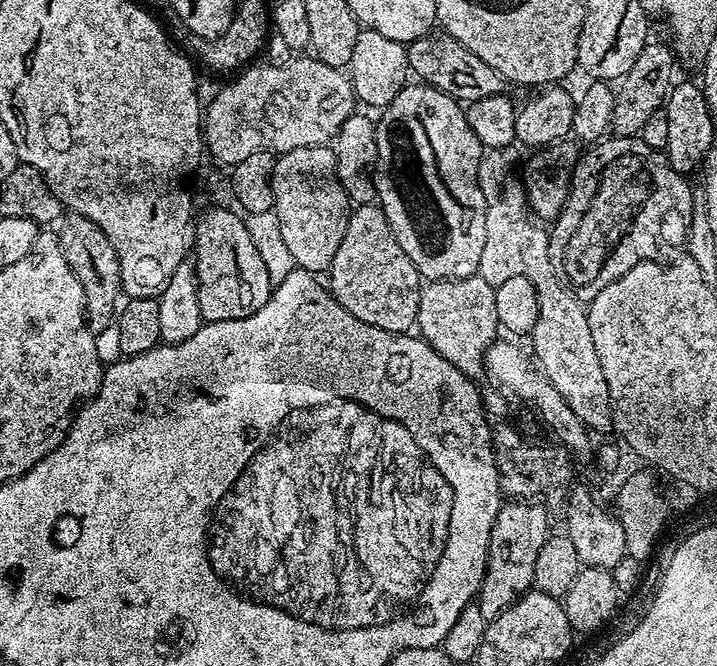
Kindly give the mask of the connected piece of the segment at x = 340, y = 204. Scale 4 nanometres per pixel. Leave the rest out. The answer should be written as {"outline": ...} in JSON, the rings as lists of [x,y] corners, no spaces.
{"outline":[[[323,144],[302,146],[276,156],[274,166],[274,198],[276,199],[275,214],[280,223],[282,238],[294,254],[297,268],[304,268],[313,274],[327,273],[334,262],[334,254],[338,254],[338,246],[342,246],[342,234],[346,230],[350,201],[342,190],[340,180],[336,177],[336,153],[331,147]]]}

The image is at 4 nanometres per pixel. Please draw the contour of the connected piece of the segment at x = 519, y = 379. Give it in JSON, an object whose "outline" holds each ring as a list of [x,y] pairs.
{"outline":[[[497,339],[495,343],[491,344],[485,357],[487,375],[492,375],[501,384],[499,387],[507,390],[513,397],[516,395],[520,399],[532,403],[540,411],[540,416],[544,419],[545,424],[556,431],[556,436],[560,439],[557,441],[567,448],[569,453],[575,454],[577,457],[580,455],[584,460],[592,460],[594,444],[592,446],[591,438],[593,439],[593,437],[588,428],[579,420],[578,415],[570,410],[570,406],[566,404],[562,395],[558,394],[558,390],[554,388],[543,372],[538,370],[537,365],[530,359],[529,353],[525,352],[508,340]]]}

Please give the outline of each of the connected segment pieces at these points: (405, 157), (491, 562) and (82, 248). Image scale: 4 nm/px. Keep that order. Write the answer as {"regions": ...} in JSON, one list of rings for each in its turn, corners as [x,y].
{"regions":[[[[412,82],[404,87],[379,113],[378,123],[376,125],[376,141],[378,142],[378,158],[376,159],[376,200],[380,209],[386,214],[390,222],[390,230],[402,246],[402,250],[414,262],[414,266],[419,270],[421,277],[425,281],[436,280],[456,280],[464,279],[467,276],[475,276],[479,270],[479,263],[482,259],[482,248],[486,239],[486,200],[483,197],[482,190],[479,188],[478,172],[479,162],[482,155],[482,145],[480,135],[472,129],[472,124],[468,120],[467,111],[462,107],[461,101],[455,100],[450,94],[442,90],[432,88],[423,82]]],[[[504,502],[494,518],[494,526],[490,530],[490,546],[488,547],[488,565],[484,567],[484,577],[480,583],[478,603],[482,614],[488,620],[494,619],[502,610],[509,608],[519,596],[533,587],[534,562],[538,562],[538,550],[548,541],[548,512],[540,502]]],[[[69,211],[59,221],[58,239],[66,262],[70,262],[70,270],[74,270],[78,282],[82,282],[84,314],[88,321],[88,329],[93,334],[100,332],[107,324],[113,323],[118,312],[118,301],[122,296],[118,254],[114,246],[110,246],[110,238],[102,234],[102,226],[98,226],[98,222],[90,222],[90,218],[77,212]]]]}

